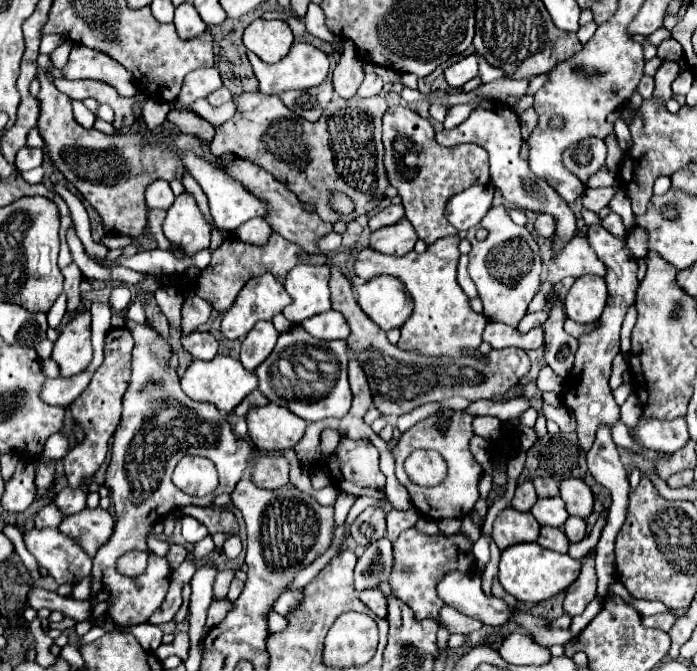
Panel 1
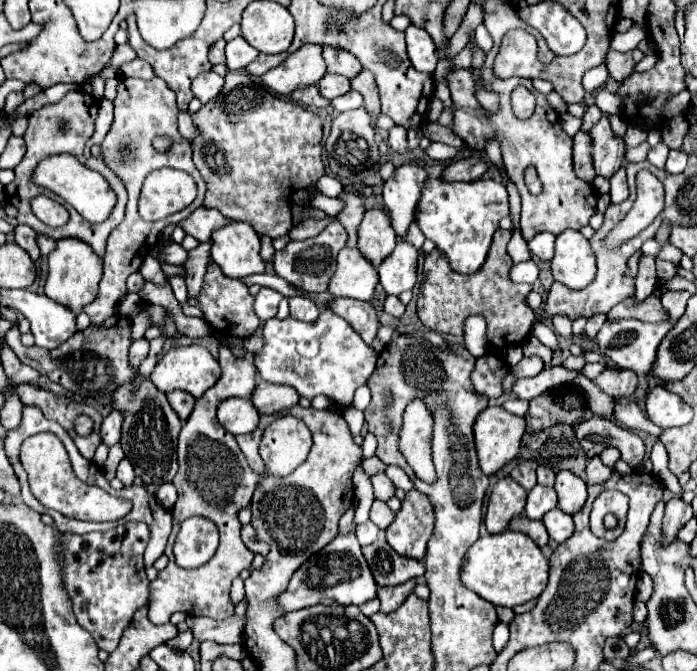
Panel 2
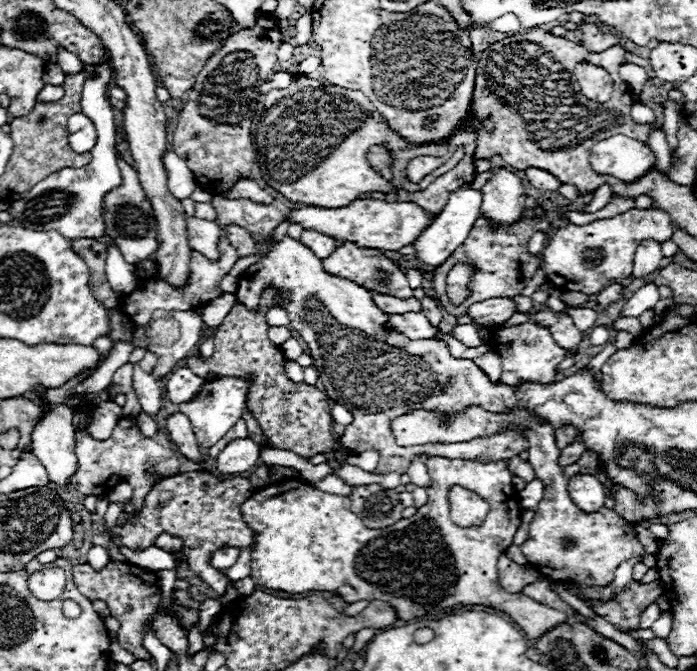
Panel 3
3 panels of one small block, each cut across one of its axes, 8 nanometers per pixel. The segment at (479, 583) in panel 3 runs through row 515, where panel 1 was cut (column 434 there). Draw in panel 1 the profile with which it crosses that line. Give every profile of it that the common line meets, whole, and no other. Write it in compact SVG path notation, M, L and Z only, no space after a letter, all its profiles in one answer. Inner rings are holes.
M446 236L430 244L422 254L412 250L404 256L386 256L372 248L364 248L356 254L354 274L358 278L370 280L378 274L392 274L406 284L414 300L414 312L400 328L402 336L398 340L398 346L402 350L418 350L420 354L428 356L462 356L462 348L470 348L470 356L482 358L476 348L482 342L482 330L486 326L486 320L482 318L482 314L476 314L468 306L468 296L456 282L456 266L460 258L458 242L458 236ZM442 410L418 424L414 424L408 432L404 432L394 446L392 454L396 458L396 478L400 480L402 486L406 486L412 504L416 510L432 520L442 520L442 518L464 518L472 512L476 500L478 500L478 480L482 476L482 466L474 460L468 448L468 440L472 436L472 416L464 412L452 412L452 410ZM416 448L432 448L440 450L444 454L446 464L448 464L448 476L436 486L436 488L422 488L410 482L410 478L404 472L404 460L416 450Z

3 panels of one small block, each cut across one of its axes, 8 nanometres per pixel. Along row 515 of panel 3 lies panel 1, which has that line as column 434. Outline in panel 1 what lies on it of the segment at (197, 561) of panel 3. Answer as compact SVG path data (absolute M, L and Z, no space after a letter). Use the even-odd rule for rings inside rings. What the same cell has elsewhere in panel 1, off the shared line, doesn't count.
M390 106L384 114L382 142L388 182L398 190L406 218L416 228L418 238L432 244L438 238L458 234L456 228L444 220L444 204L450 196L474 184L486 186L490 182L488 154L480 150L478 144L460 144L452 148L436 144L432 124L404 106Z

